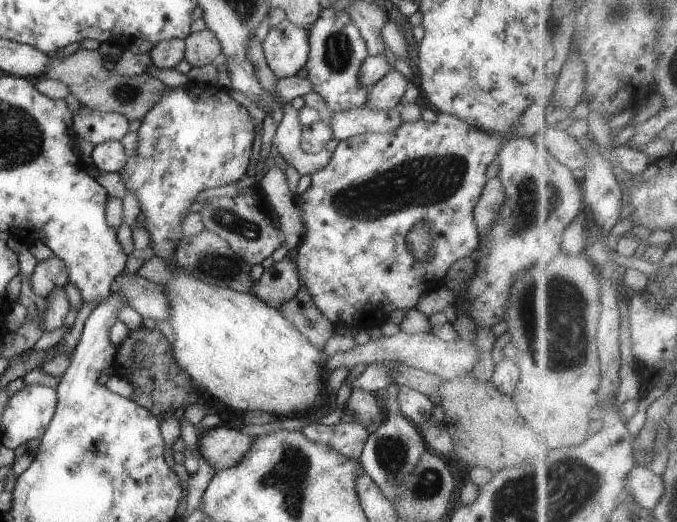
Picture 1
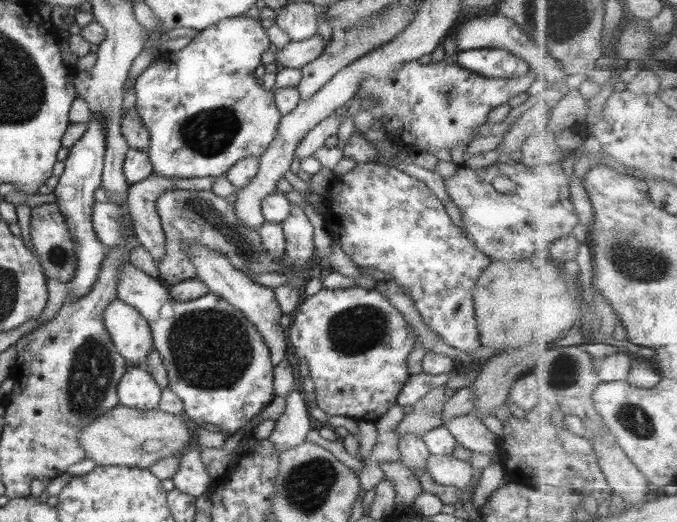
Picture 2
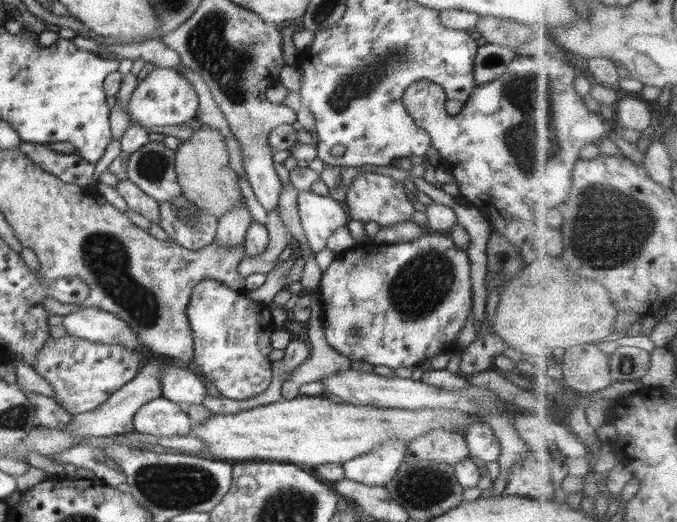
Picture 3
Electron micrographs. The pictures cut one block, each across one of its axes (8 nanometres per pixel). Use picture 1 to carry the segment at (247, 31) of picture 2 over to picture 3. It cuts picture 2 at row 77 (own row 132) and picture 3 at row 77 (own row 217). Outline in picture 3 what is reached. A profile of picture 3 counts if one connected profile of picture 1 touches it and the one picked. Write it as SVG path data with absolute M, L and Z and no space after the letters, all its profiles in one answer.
M158 67L138 82L128 99L126 112L130 114L130 118L136 122L136 125L144 129L150 126L172 126L196 118L198 103L198 94L194 85L190 84L182 73L176 69Z

